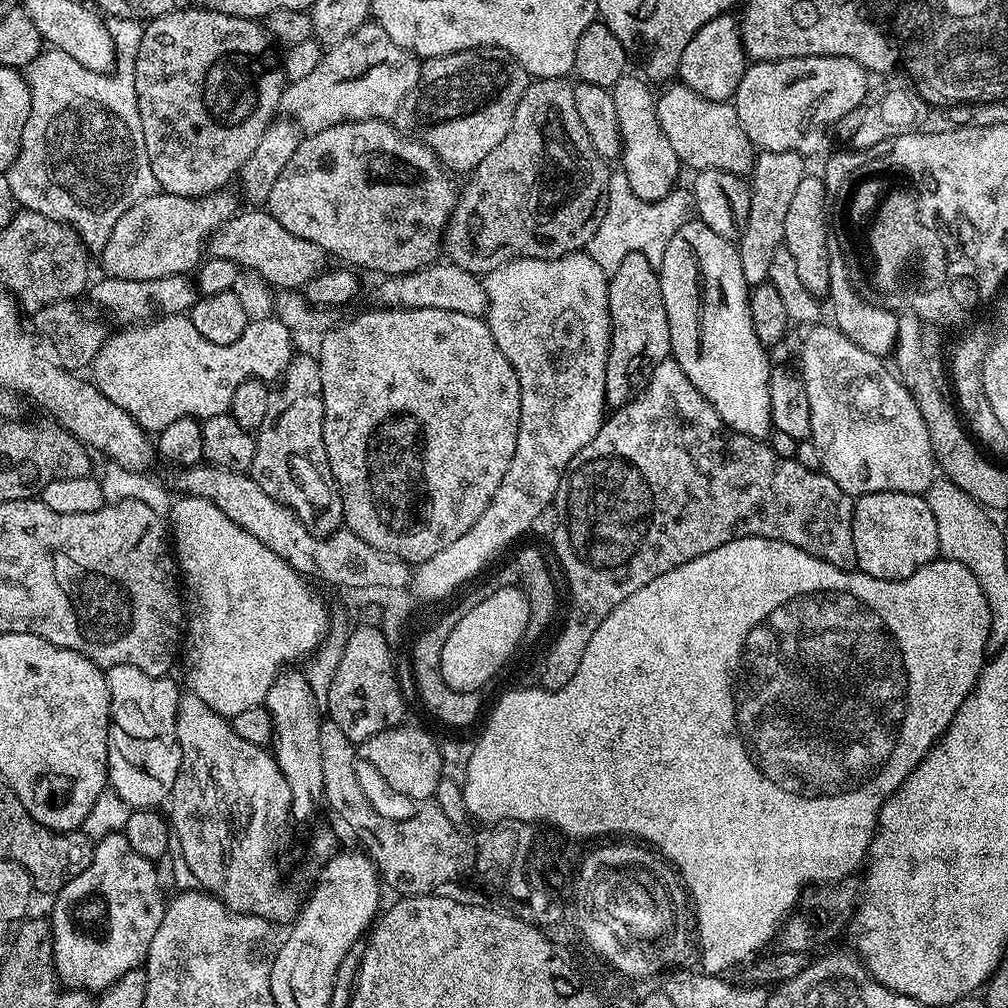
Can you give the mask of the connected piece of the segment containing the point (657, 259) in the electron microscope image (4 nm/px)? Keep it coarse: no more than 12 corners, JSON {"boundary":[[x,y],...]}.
{"boundary":[[608,178],[606,214],[587,251],[659,265],[690,216],[687,191],[656,201]]}

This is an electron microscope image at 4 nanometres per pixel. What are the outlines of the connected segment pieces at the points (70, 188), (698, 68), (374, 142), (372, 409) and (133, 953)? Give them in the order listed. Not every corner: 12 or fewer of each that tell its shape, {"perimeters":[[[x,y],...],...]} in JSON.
{"perimeters":[[[54,47],[26,69],[21,209],[104,248],[158,192],[134,86]],[[737,17],[706,22],[682,50],[678,80],[731,101],[746,57]],[[387,120],[305,135],[266,208],[381,277],[441,259],[458,184]],[[479,316],[323,333],[347,531],[409,565],[502,486],[520,383]],[[123,832],[55,893],[61,985],[141,967],[166,907]]]}

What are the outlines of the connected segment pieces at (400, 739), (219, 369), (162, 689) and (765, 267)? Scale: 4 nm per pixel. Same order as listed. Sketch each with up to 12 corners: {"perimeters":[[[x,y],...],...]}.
{"perimeters":[[[397,726],[358,752],[400,796],[433,799],[440,744]],[[191,315],[121,327],[92,359],[103,396],[149,434],[223,416],[279,381],[292,329],[249,319],[206,342]],[[138,666],[104,672],[108,783],[161,807],[180,769],[182,688]],[[757,151],[738,241],[750,286],[767,281],[806,175],[796,152]]]}

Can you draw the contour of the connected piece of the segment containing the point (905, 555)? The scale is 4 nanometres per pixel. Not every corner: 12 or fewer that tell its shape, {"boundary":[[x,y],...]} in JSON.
{"boundary":[[871,492],[852,506],[856,568],[905,580],[937,559],[923,495]]}

